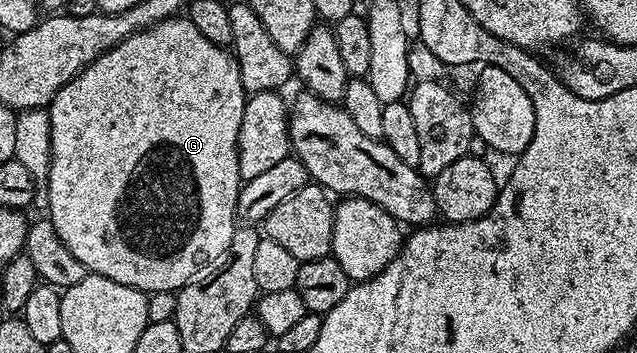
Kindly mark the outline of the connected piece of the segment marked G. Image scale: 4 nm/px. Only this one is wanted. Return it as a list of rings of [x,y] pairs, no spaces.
[[[188,18],[162,20],[156,24],[149,25],[147,28],[142,28],[139,32],[135,32],[129,38],[122,40],[117,46],[110,48],[108,52],[102,52],[89,67],[83,69],[68,84],[61,86],[61,90],[57,90],[57,94],[51,99],[49,105],[51,114],[51,161],[49,162],[49,174],[47,175],[49,202],[47,203],[45,212],[53,222],[53,228],[57,230],[57,236],[61,238],[61,242],[65,242],[65,246],[69,246],[69,250],[77,258],[77,262],[81,262],[81,266],[85,266],[88,273],[104,276],[105,278],[113,278],[113,282],[121,282],[121,286],[133,286],[137,290],[148,294],[157,290],[169,290],[170,292],[178,293],[180,288],[184,288],[185,285],[192,283],[198,277],[195,275],[202,268],[207,268],[210,264],[215,263],[215,265],[218,265],[230,253],[233,234],[237,227],[238,196],[241,187],[239,167],[237,166],[237,154],[239,153],[237,136],[241,130],[241,114],[245,110],[247,97],[248,93],[244,92],[243,83],[241,82],[239,63],[235,61],[234,55],[224,45],[209,42],[209,38],[205,38],[205,34],[201,34],[201,30],[197,30],[197,26]]]

